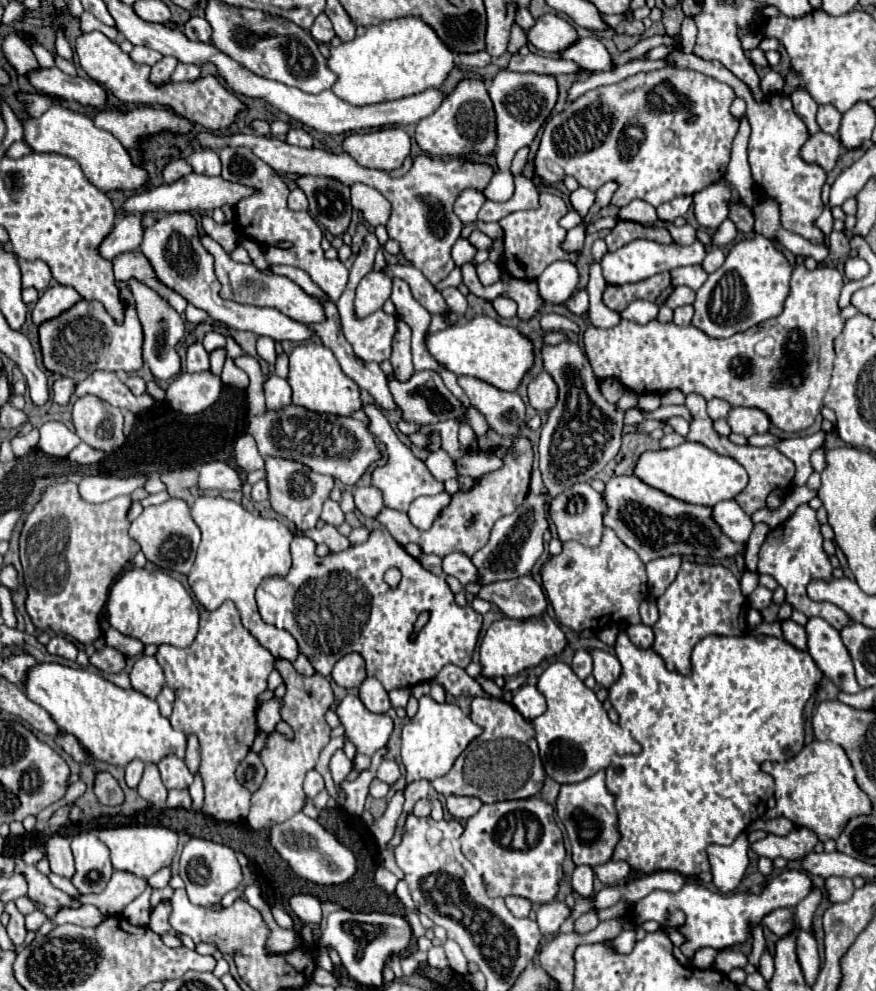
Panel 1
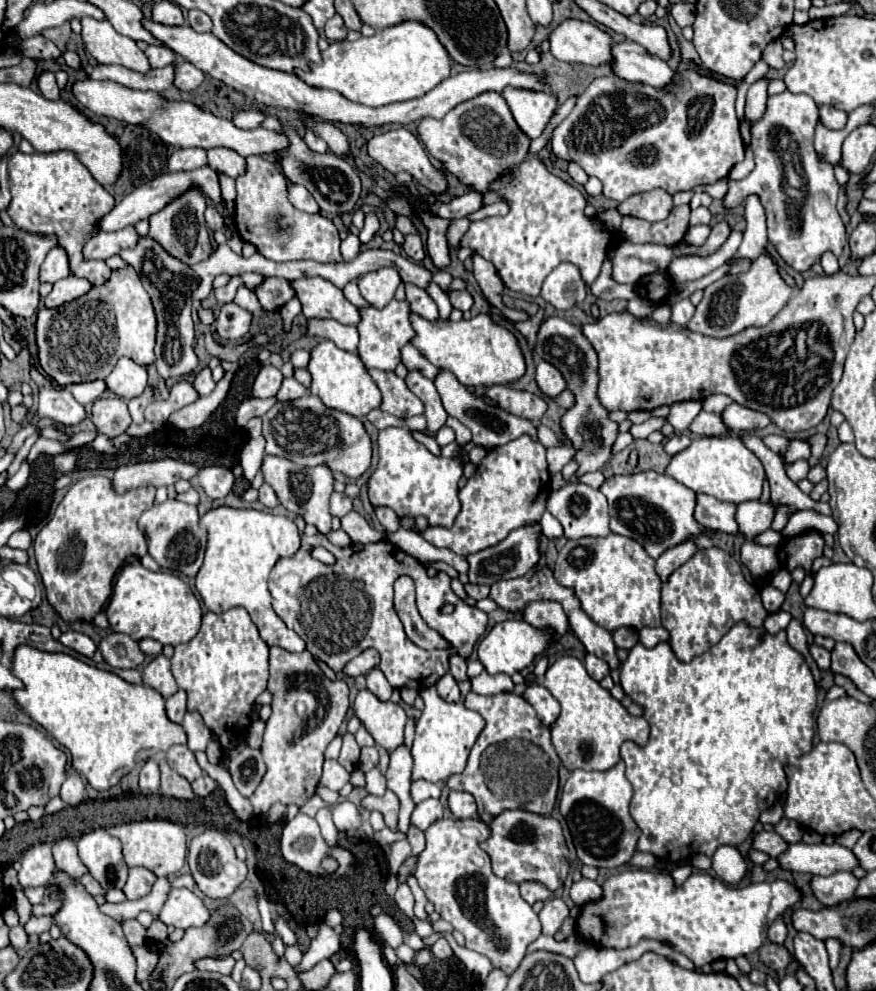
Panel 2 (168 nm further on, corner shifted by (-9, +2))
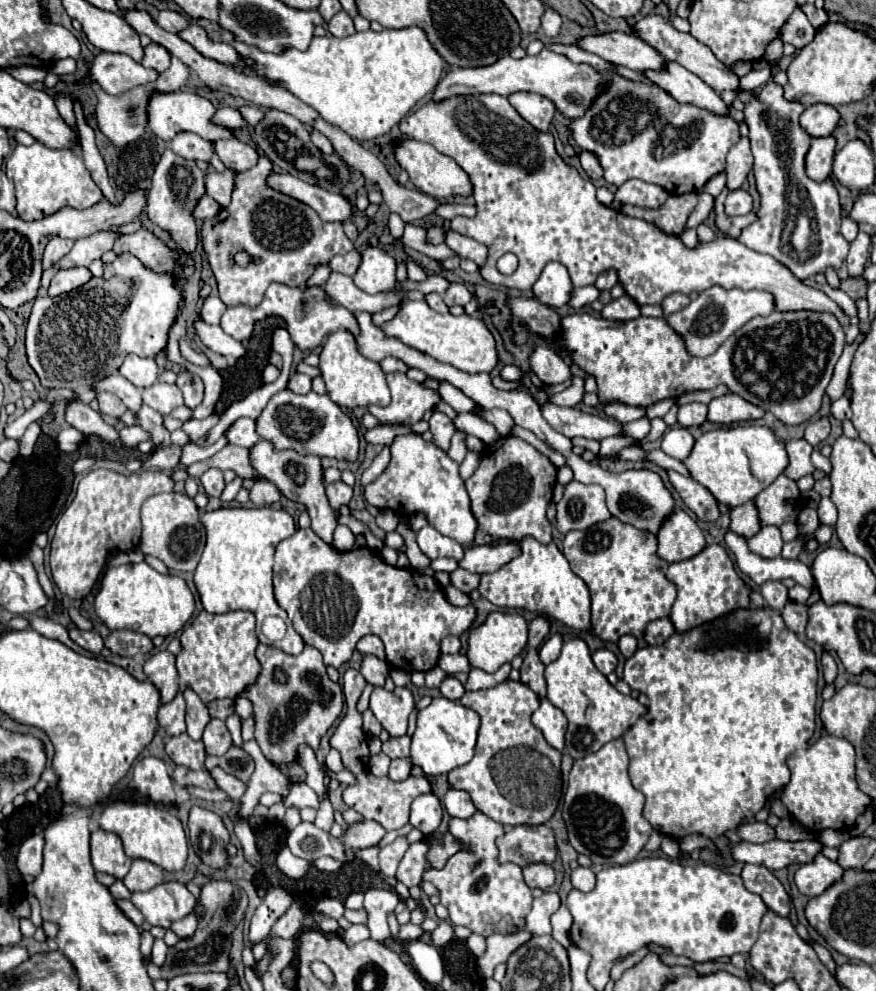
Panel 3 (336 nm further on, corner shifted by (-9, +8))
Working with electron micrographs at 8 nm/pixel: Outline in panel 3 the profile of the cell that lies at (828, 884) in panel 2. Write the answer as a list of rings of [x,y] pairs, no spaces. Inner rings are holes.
[[[817,854],[811,862],[801,864],[793,876],[797,888],[805,896],[819,896],[823,890],[827,890],[835,880],[843,876],[843,868],[839,868],[837,862],[825,858],[823,854]]]

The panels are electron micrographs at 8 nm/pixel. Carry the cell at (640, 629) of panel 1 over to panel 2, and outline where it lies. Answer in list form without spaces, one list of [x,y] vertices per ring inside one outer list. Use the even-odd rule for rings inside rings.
[[[641,628],[639,630],[639,642],[647,648],[653,648],[657,642],[669,640],[669,632],[665,628]]]

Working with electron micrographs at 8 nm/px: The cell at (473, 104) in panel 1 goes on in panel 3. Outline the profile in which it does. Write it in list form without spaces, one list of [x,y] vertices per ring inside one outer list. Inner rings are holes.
[[[477,94],[477,96],[451,96],[441,102],[429,100],[413,114],[401,120],[399,130],[403,136],[429,142],[439,152],[451,156],[471,178],[473,182],[473,198],[477,206],[477,214],[473,218],[455,216],[449,222],[453,232],[469,236],[489,248],[489,256],[481,266],[481,276],[497,286],[509,286],[517,290],[531,290],[535,284],[535,276],[545,268],[547,262],[561,262],[571,276],[573,286],[587,286],[595,282],[599,272],[617,270],[619,284],[625,292],[639,304],[661,304],[665,296],[673,292],[703,292],[711,286],[723,286],[727,290],[765,290],[773,294],[775,310],[779,312],[795,312],[795,310],[811,310],[811,312],[829,312],[837,318],[837,322],[847,328],[849,316],[821,290],[803,284],[787,266],[777,262],[769,254],[755,252],[737,240],[723,240],[717,236],[711,242],[699,242],[695,248],[687,248],[679,236],[661,232],[655,224],[639,218],[631,218],[621,210],[603,206],[595,198],[595,186],[591,180],[583,180],[581,174],[569,166],[555,150],[555,138],[549,132],[535,130],[527,120],[523,120],[515,108],[511,108],[509,100],[499,94]],[[513,252],[519,258],[519,268],[511,276],[503,276],[497,270],[499,256]]]

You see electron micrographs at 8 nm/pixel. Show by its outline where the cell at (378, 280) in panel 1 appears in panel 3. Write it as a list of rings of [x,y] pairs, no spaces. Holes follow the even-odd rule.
[[[367,246],[361,252],[361,266],[353,282],[367,294],[379,294],[395,286],[395,260],[381,248]]]

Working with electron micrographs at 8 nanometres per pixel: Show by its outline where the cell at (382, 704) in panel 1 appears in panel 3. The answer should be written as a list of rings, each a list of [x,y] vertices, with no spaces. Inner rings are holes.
[[[363,656],[363,662],[361,662],[359,672],[373,686],[383,686],[385,684],[385,678],[389,676],[387,662],[385,660],[379,660],[377,656]]]

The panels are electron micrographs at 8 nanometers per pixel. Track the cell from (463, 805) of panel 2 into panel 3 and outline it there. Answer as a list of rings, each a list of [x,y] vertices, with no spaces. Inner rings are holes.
[[[455,788],[447,790],[447,794],[443,798],[443,806],[449,812],[449,816],[453,816],[453,818],[469,818],[477,810],[471,802],[471,796],[467,792],[455,790]]]

